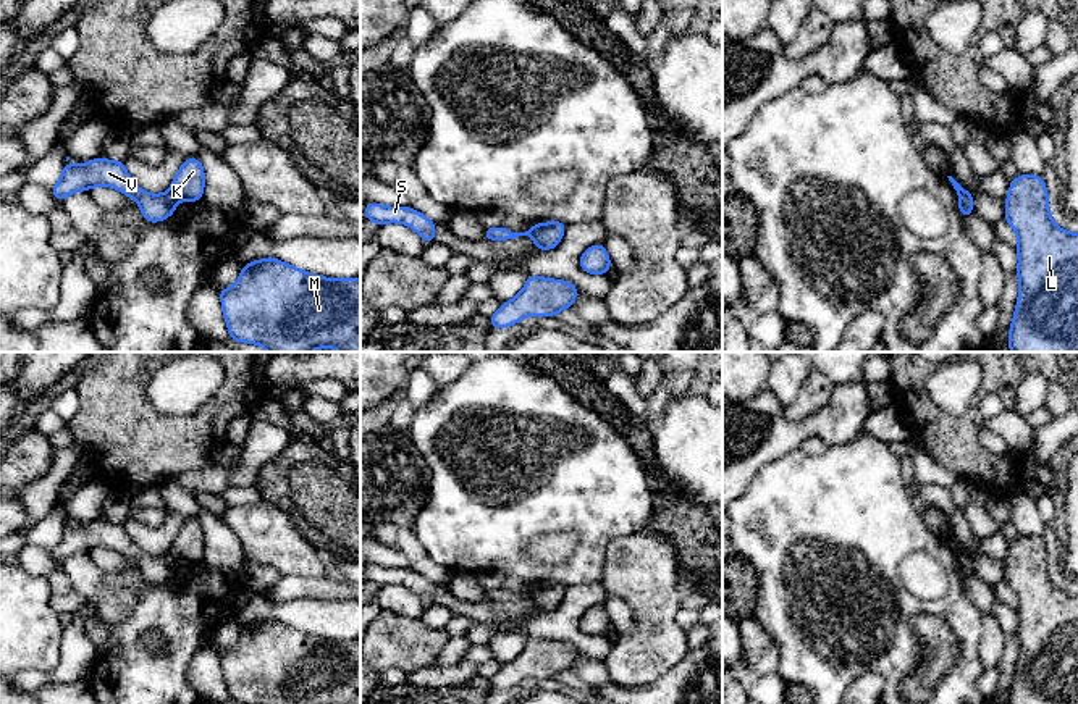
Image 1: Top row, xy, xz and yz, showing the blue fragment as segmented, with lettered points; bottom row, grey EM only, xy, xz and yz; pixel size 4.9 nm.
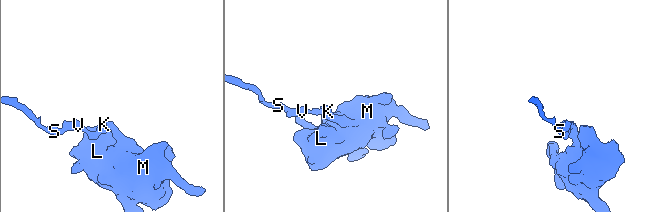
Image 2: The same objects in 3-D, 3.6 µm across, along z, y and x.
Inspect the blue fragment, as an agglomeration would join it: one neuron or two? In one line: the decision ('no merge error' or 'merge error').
merge error

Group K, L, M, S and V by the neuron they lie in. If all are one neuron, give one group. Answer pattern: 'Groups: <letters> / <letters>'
Groups: K L M / S V

